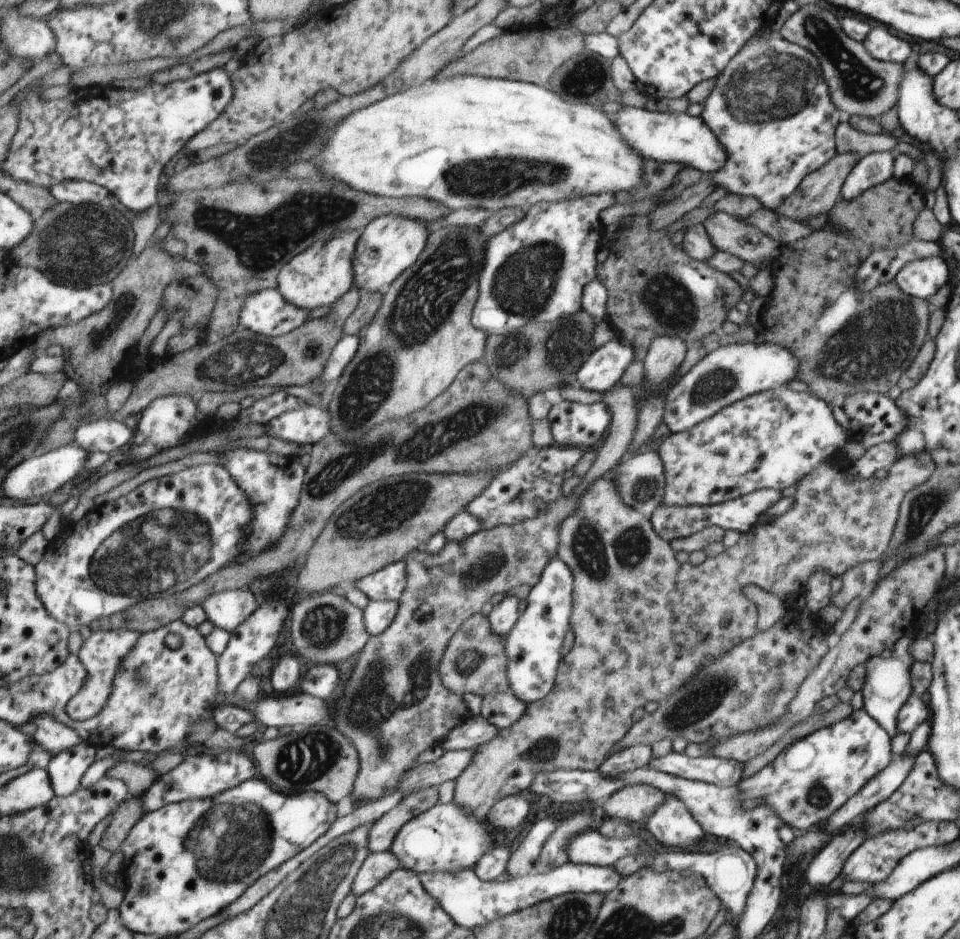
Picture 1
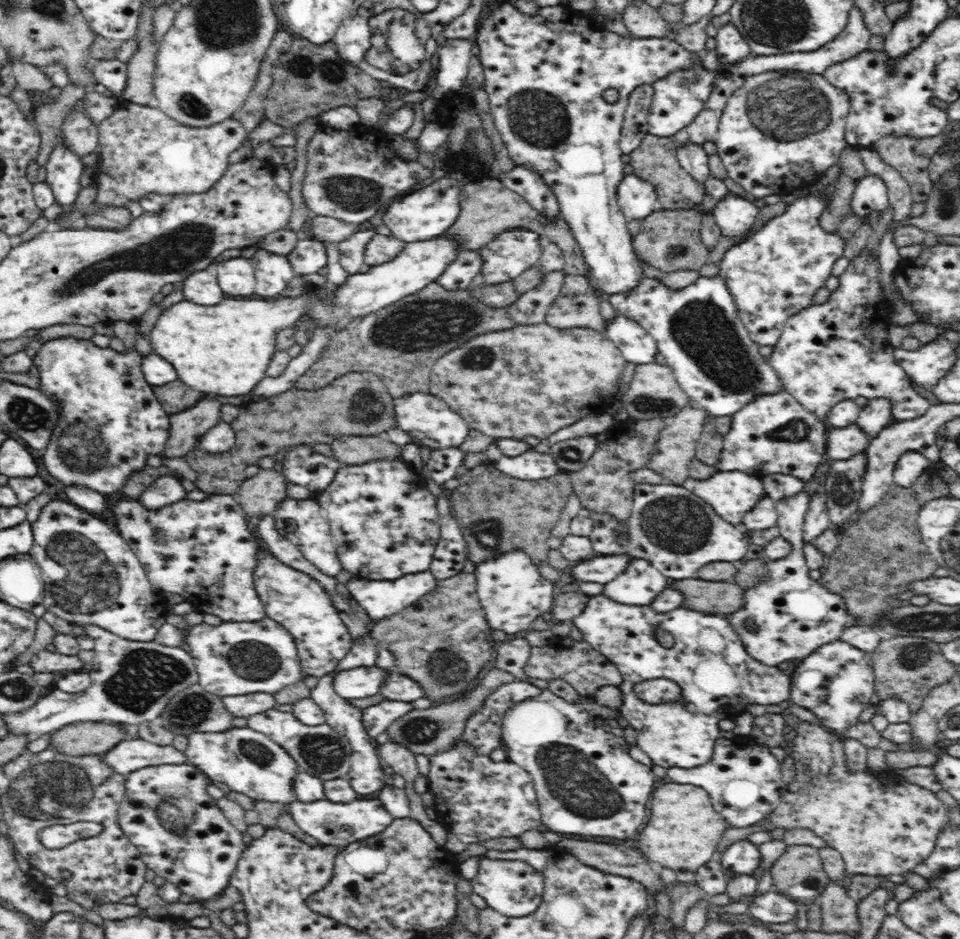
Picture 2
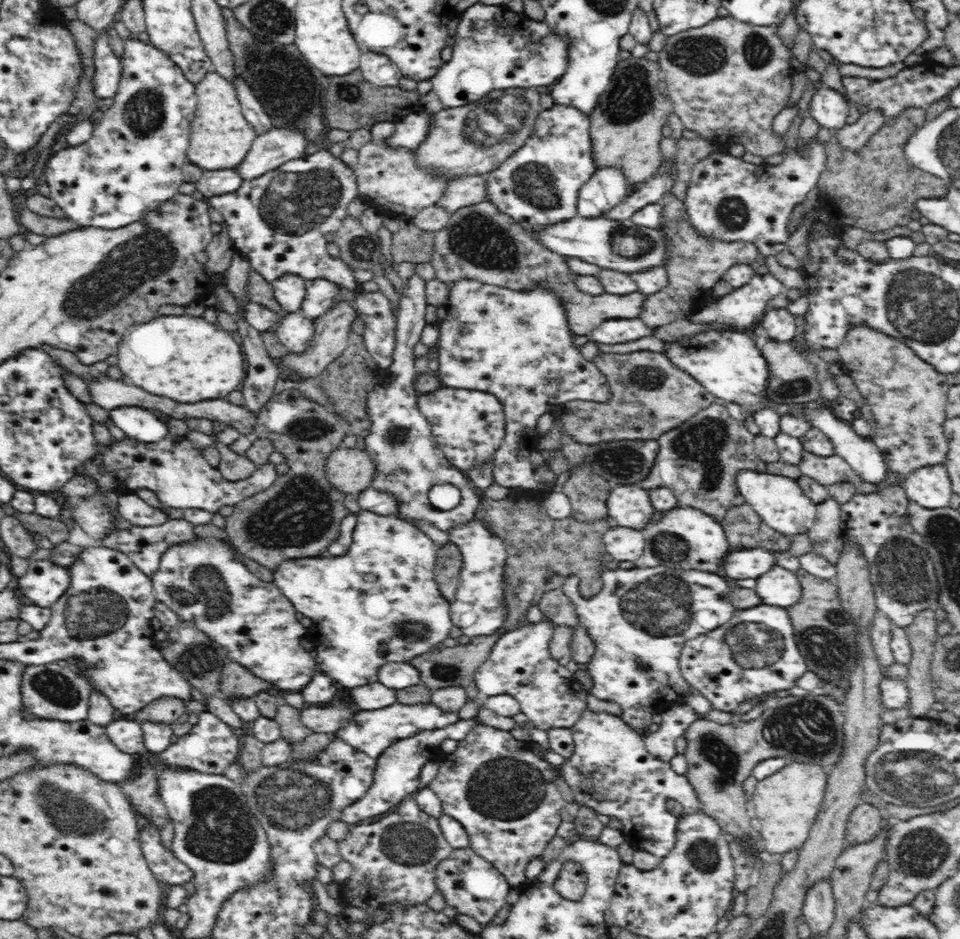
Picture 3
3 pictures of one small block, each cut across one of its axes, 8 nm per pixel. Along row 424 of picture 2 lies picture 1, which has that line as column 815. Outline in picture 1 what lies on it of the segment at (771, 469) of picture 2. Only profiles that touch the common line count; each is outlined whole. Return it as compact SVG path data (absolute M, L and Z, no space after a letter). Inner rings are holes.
M862 708L854 710L844 719L791 743L787 748L780 750L768 765L746 779L739 780L735 786L742 800L742 808L748 811L761 805L769 807L774 810L783 824L790 826L796 833L817 828L818 823L831 816L841 805L847 804L869 780L873 780L889 766L893 761L890 738L887 731L866 711Z

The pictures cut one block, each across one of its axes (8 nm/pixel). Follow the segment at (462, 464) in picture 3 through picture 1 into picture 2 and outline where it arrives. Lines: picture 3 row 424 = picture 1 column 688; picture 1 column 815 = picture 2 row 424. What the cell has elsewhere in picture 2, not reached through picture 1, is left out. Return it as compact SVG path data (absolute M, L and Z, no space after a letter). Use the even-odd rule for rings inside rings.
M430 392L408 393L407 396L394 399L394 402L395 420L398 427L430 448L458 447L470 429L460 413L448 407L444 400Z

